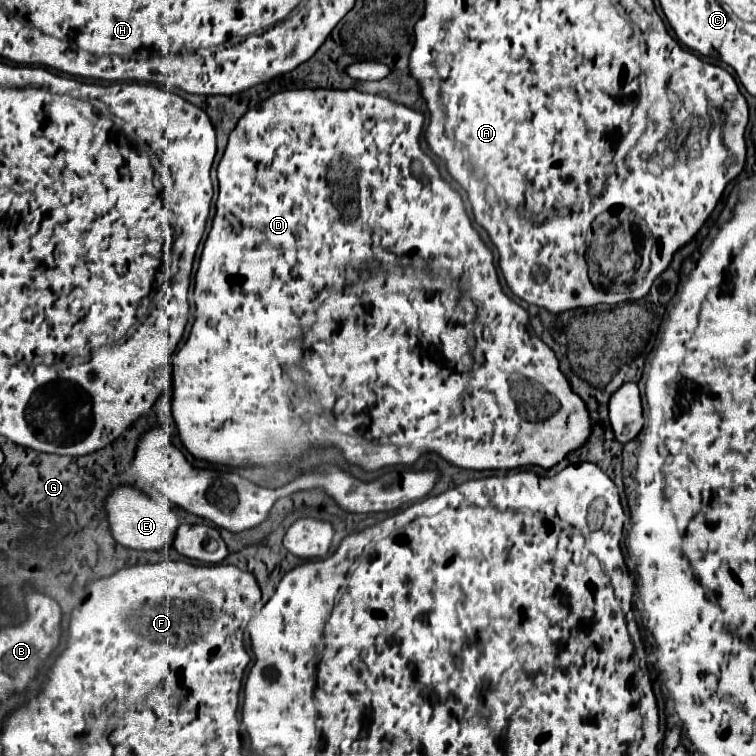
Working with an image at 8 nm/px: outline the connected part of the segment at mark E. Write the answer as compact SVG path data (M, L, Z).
M117 485L109 493L105 499L105 511L107 511L107 521L111 527L113 539L129 549L159 551L167 543L173 541L175 531L179 527L179 519L169 505L155 503L143 491L139 491L137 487L131 487L131 485Z

